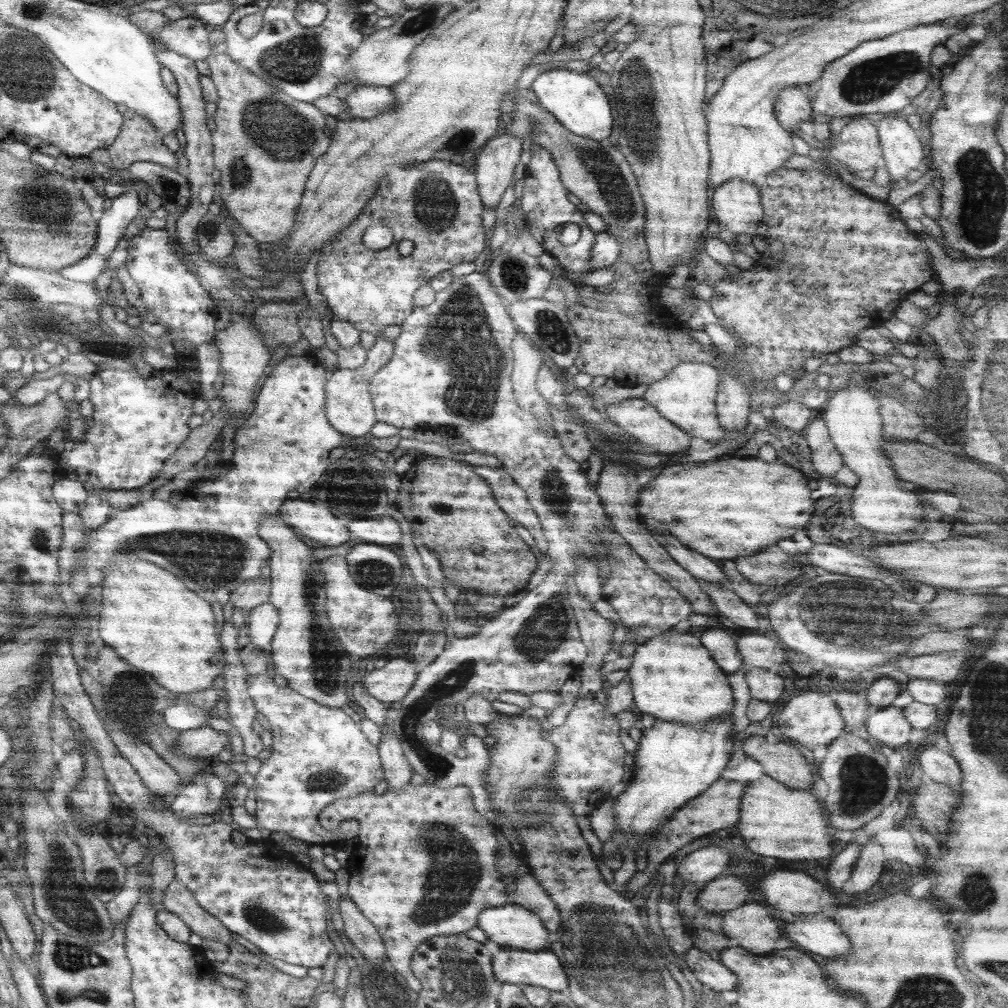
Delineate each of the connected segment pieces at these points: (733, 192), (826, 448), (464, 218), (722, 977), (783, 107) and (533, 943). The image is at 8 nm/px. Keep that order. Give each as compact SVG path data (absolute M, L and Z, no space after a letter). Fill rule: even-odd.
M732 179L715 188L712 210L718 226L737 236L762 232L765 225L759 188L745 180Z
M821 416L805 428L803 437L812 450L812 464L818 474L834 476L838 470L842 470L842 455L832 442L825 420Z
M432 160L414 168L394 168L394 174L390 176L386 172L380 178L376 198L372 198L358 220L321 249L317 285L319 293L328 302L327 309L332 312L332 318L349 322L360 333L372 336L380 336L386 326L401 325L415 309L413 294L420 286L456 264L474 262L481 252L489 249L482 211L475 172L458 163ZM372 225L392 229L393 243L388 248L373 251L363 245L363 232ZM403 239L414 244L414 250L408 256L400 255L398 251L398 243Z
M690 947L686 952L686 965L694 976L707 988L716 992L733 991L737 988L736 975L719 960L714 960L702 950Z
M801 87L785 88L775 100L774 114L790 132L802 122L813 120L811 98Z
M520 905L484 909L477 926L501 948L542 951L550 937L540 917Z

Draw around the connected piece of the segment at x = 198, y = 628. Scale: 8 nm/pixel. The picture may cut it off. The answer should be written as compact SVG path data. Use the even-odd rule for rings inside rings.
M116 555L101 571L102 610L97 627L102 642L114 648L122 660L148 672L160 686L176 695L212 687L212 681L222 674L225 658L210 603L188 590L180 578L172 576L172 572L145 560Z

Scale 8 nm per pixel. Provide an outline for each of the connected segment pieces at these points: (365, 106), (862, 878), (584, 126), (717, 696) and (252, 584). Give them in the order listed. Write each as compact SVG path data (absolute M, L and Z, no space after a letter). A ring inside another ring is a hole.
M359 86L343 102L347 106L345 118L369 119L389 109L395 101L391 87Z
M874 841L863 842L864 848L860 848L860 856L854 864L852 876L850 876L850 890L845 890L848 896L862 894L868 888L874 886L874 882L880 878L880 872L884 870L884 853L882 846Z
M550 69L538 75L531 84L540 106L549 112L568 132L572 132L580 138L596 140L606 140L608 144L613 144L609 139L614 138L614 118L610 100L598 82L590 75L579 74L569 69Z
M718 625L705 631L700 639L672 629L660 636L651 636L642 646L636 647L632 664L627 669L633 692L633 710L639 715L651 714L669 723L703 727L720 715L730 714L734 700L726 674L735 673L742 663L732 631Z
M260 575L258 578L245 580L230 593L229 603L243 615L249 614L253 608L269 602L270 589L271 582L268 577Z

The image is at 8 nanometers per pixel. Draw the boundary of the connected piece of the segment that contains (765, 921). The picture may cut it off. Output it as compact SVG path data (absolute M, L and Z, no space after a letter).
M745 903L740 908L723 913L721 925L723 934L733 945L756 955L770 954L776 941L784 936L781 922L759 903Z

